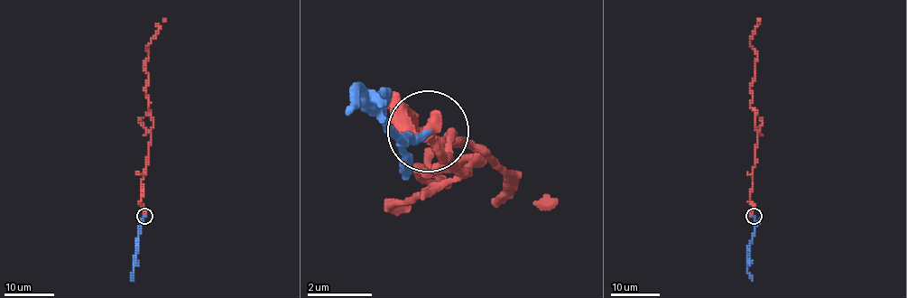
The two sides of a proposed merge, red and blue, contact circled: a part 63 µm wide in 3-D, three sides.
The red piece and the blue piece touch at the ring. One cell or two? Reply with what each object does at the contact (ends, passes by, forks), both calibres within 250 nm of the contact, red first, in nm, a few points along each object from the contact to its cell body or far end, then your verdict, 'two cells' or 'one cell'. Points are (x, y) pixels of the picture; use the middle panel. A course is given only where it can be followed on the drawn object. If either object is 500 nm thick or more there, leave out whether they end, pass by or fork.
red ends there; blue ends there; 420 nm thick on the red side, 180 nm on the other; red runs (426, 129), (408, 107), (476, 163), (433, 137), (448, 185), (430, 162), (478, 149), (511, 200), (559, 200); blue runs (426, 129), (402, 134), (387, 98), (356, 85), (348, 108); one cell

